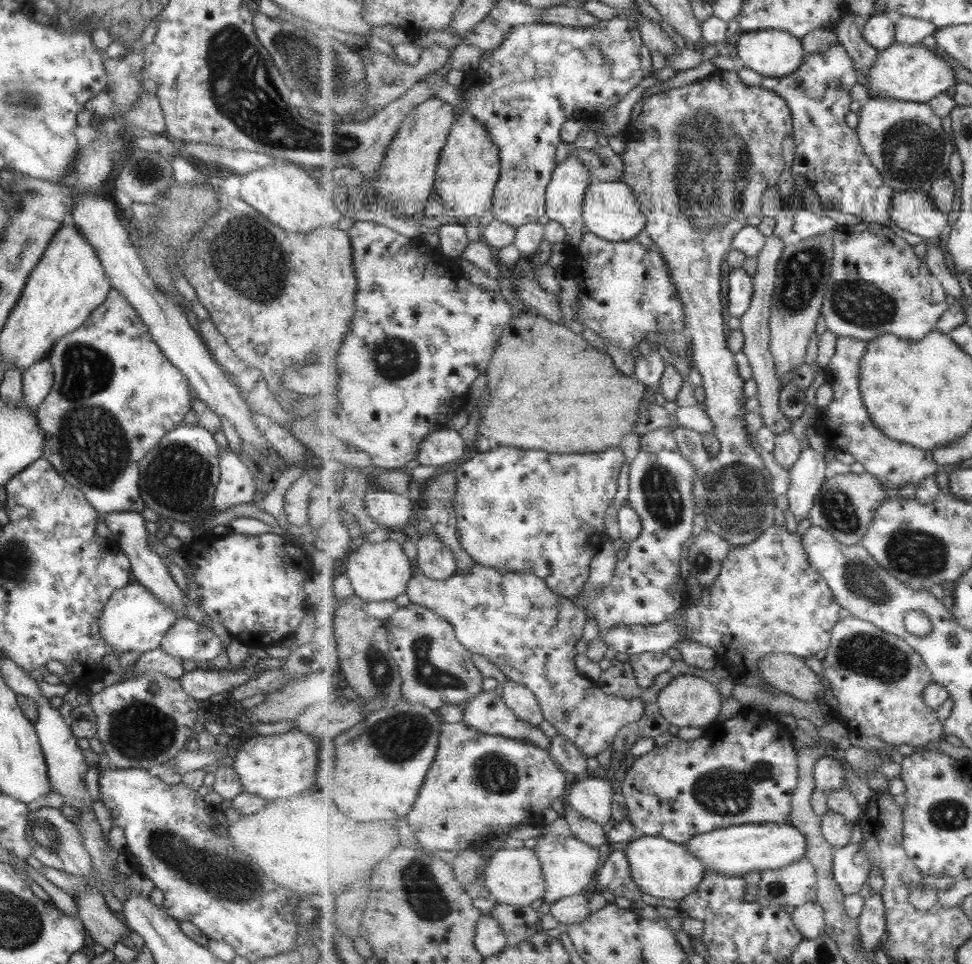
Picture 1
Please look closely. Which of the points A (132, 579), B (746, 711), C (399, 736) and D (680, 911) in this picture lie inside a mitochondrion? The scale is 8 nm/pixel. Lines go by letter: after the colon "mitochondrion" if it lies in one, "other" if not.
A: other
B: other
C: mitochondrion
D: other

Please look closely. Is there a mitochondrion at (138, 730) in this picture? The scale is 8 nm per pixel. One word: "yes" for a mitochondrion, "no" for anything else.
yes

